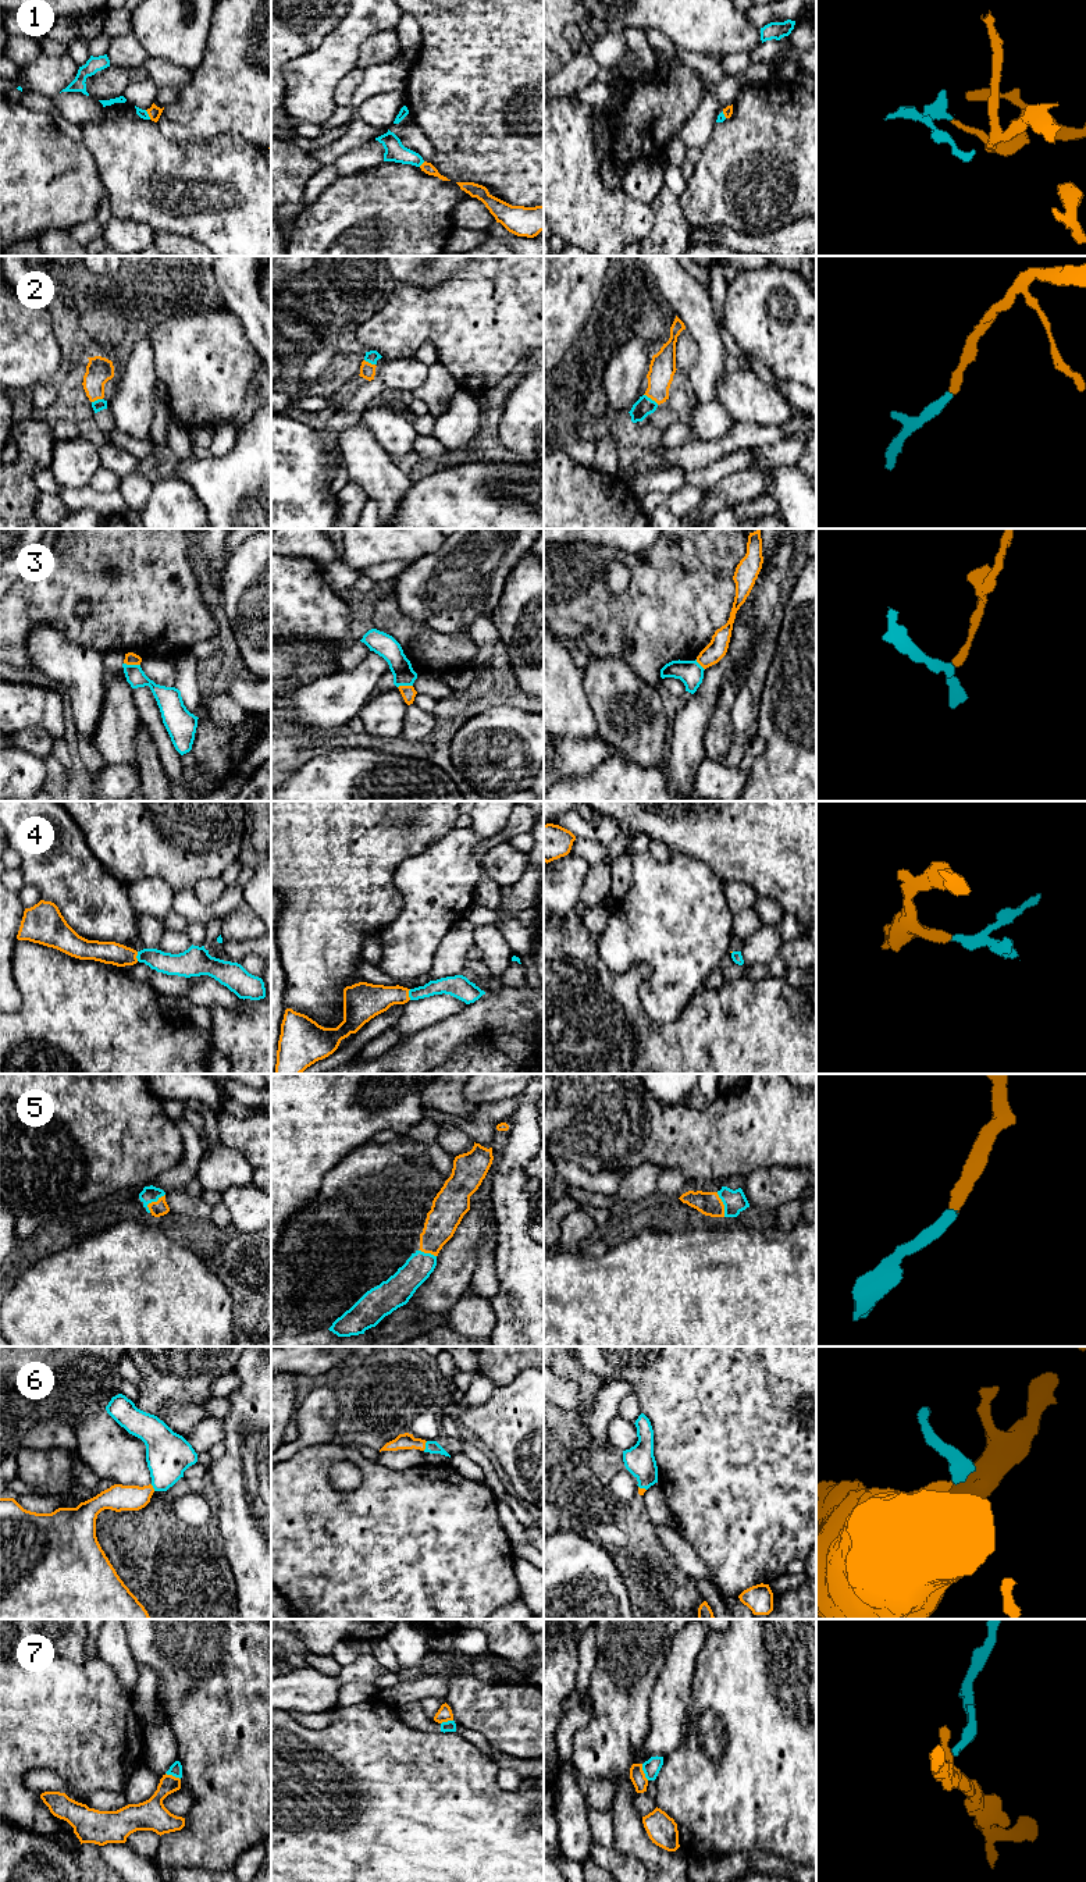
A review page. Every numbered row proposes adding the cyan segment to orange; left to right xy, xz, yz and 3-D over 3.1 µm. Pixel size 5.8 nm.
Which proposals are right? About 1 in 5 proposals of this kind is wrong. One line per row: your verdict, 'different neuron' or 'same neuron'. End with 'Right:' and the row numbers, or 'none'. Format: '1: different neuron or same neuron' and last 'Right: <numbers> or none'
1: different neuron
2: same neuron
3: different neuron
4: same neuron
5: same neuron
6: same neuron
7: different neuron
Right: 2, 4, 5, 6

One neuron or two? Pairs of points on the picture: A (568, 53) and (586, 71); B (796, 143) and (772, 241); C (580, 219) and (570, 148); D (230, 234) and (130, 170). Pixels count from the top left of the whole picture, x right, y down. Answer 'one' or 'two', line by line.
A: two
B: two
C: one
D: one

